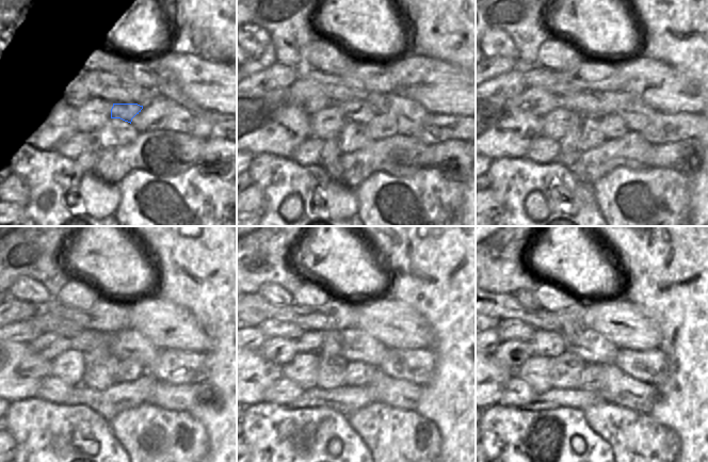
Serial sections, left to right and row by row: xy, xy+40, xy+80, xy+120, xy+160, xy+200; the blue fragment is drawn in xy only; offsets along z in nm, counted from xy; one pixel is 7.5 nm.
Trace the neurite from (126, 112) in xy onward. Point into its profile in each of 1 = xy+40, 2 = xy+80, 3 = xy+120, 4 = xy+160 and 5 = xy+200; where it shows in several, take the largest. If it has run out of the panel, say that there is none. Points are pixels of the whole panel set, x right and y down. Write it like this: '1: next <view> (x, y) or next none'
1: next xy+40 (358, 111)
2: next xy+80 (585, 104)
3: next xy+120 (87, 339)
4: next xy+160 (311, 341)
5: next xy+200 (544, 344)

